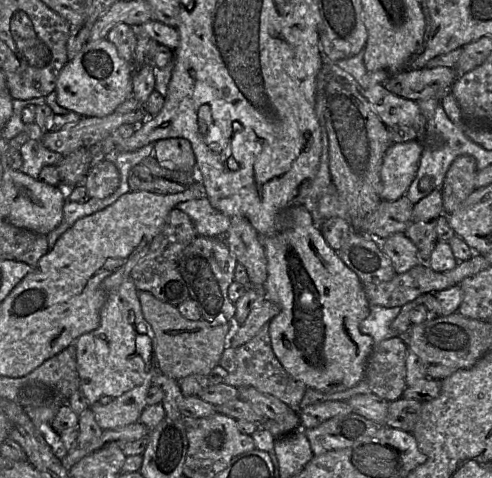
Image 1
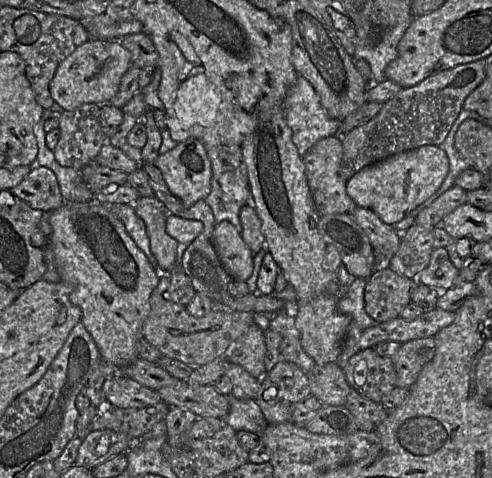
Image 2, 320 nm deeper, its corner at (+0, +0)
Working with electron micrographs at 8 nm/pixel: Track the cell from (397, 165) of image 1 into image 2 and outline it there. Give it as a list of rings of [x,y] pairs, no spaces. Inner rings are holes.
[[[424,145],[371,164],[346,182],[346,193],[361,207],[372,210],[384,223],[393,225],[426,201],[442,184],[448,158],[438,146]]]

